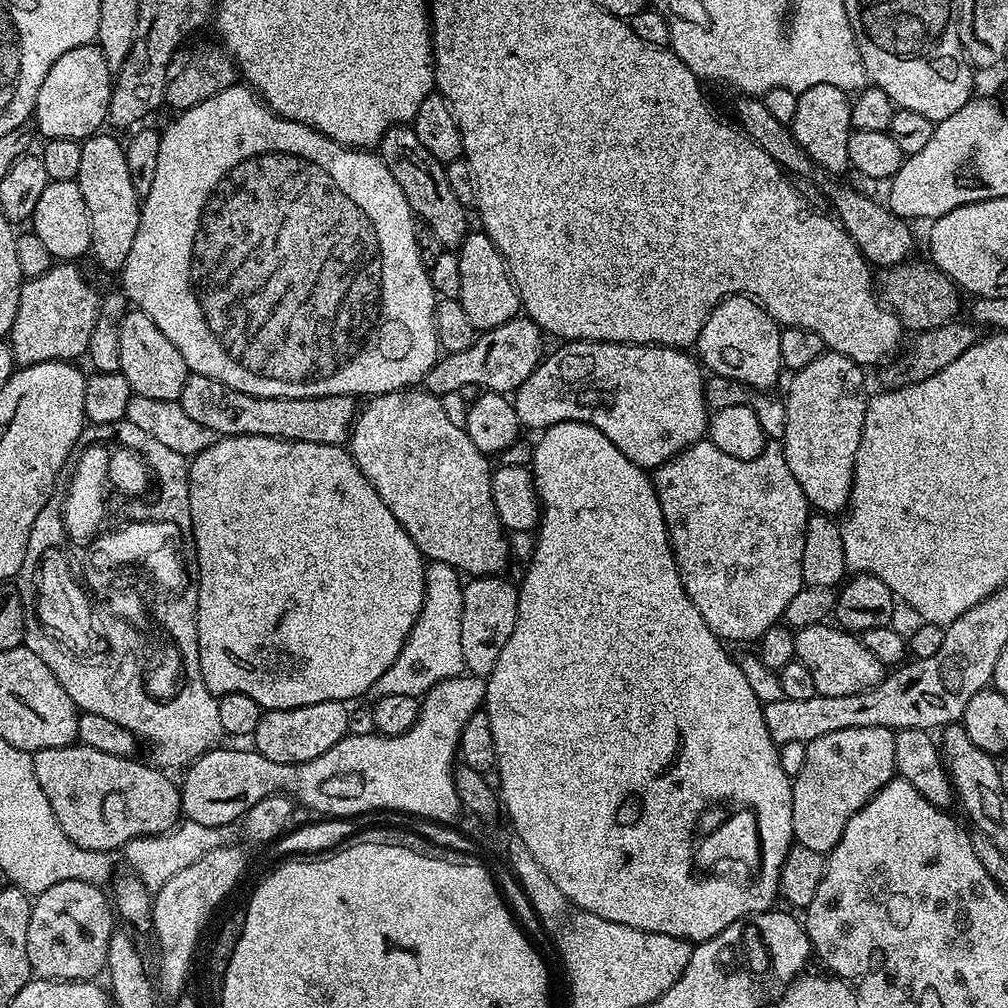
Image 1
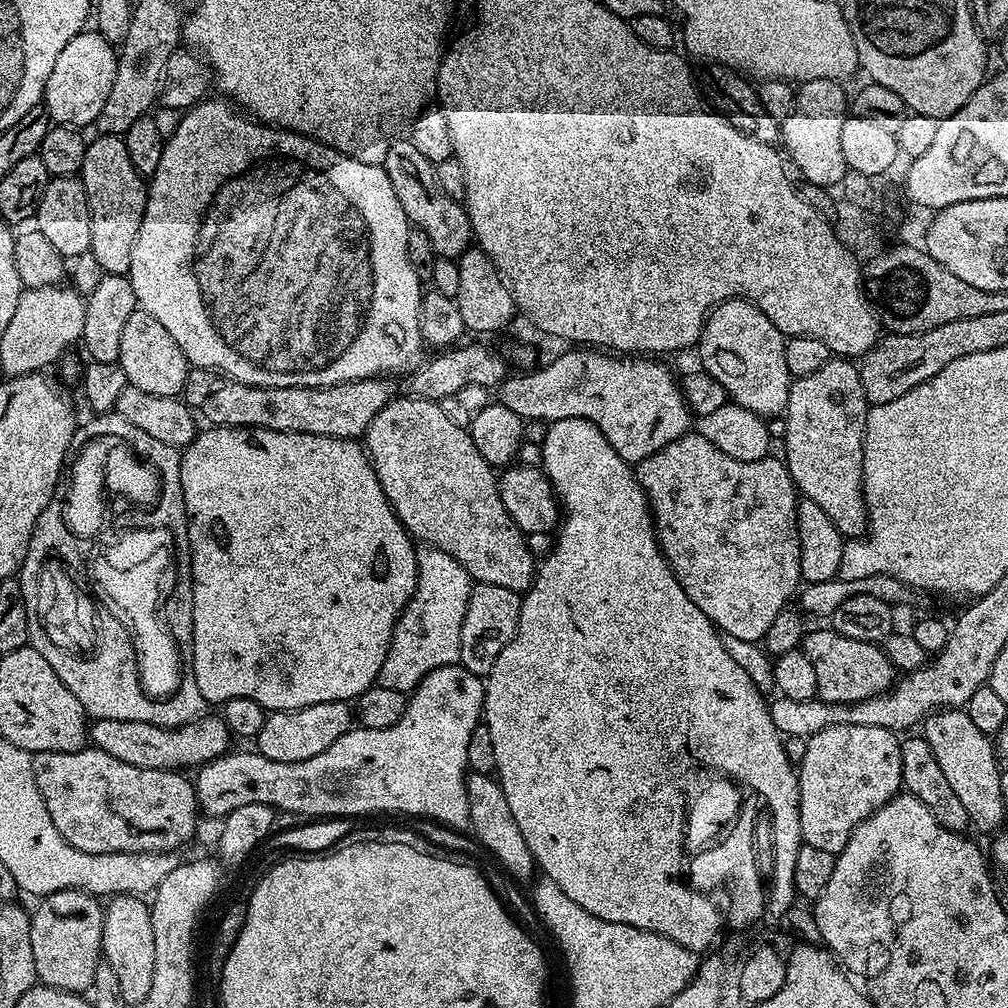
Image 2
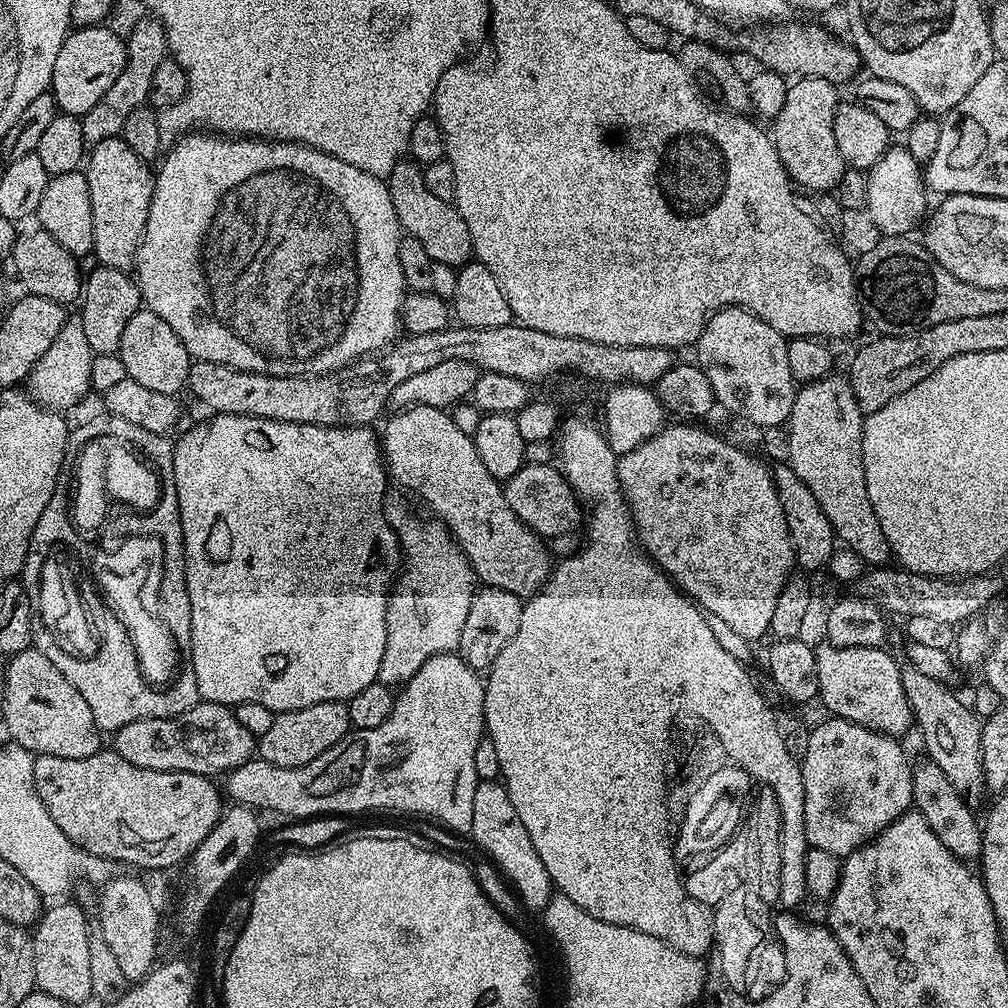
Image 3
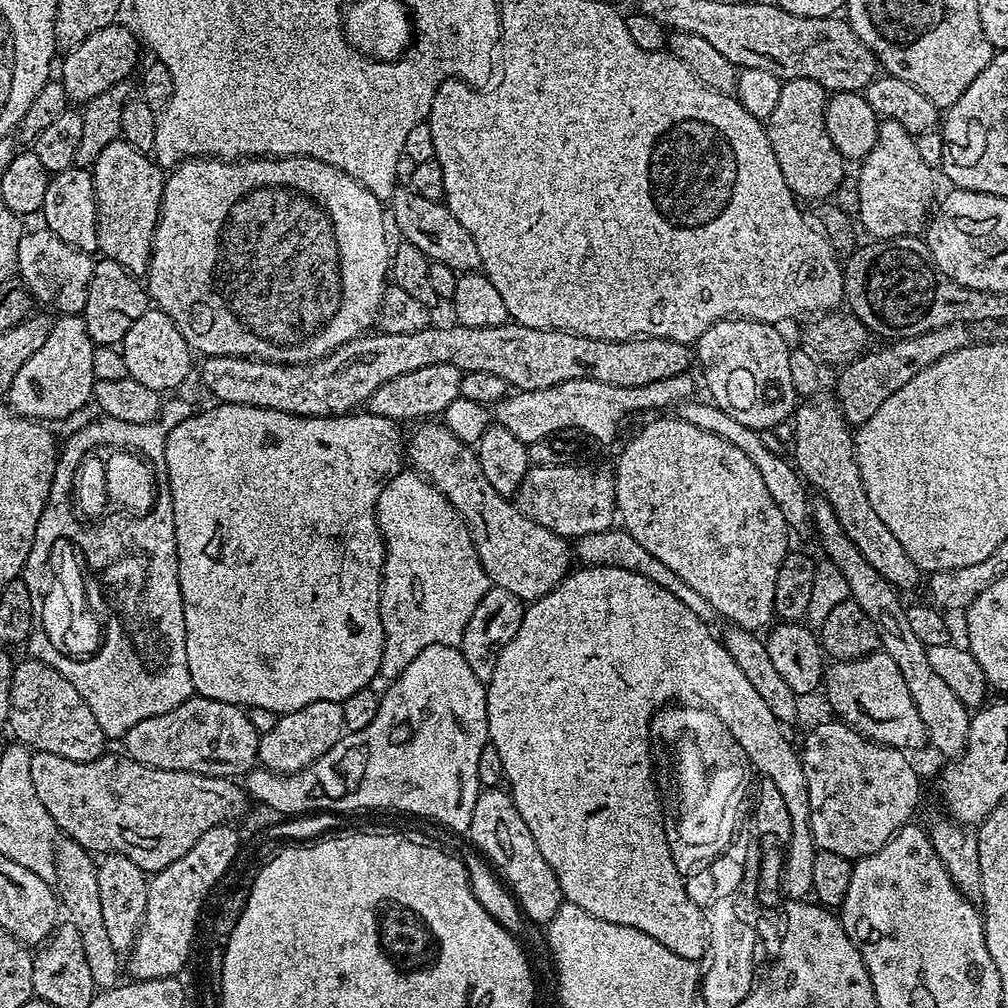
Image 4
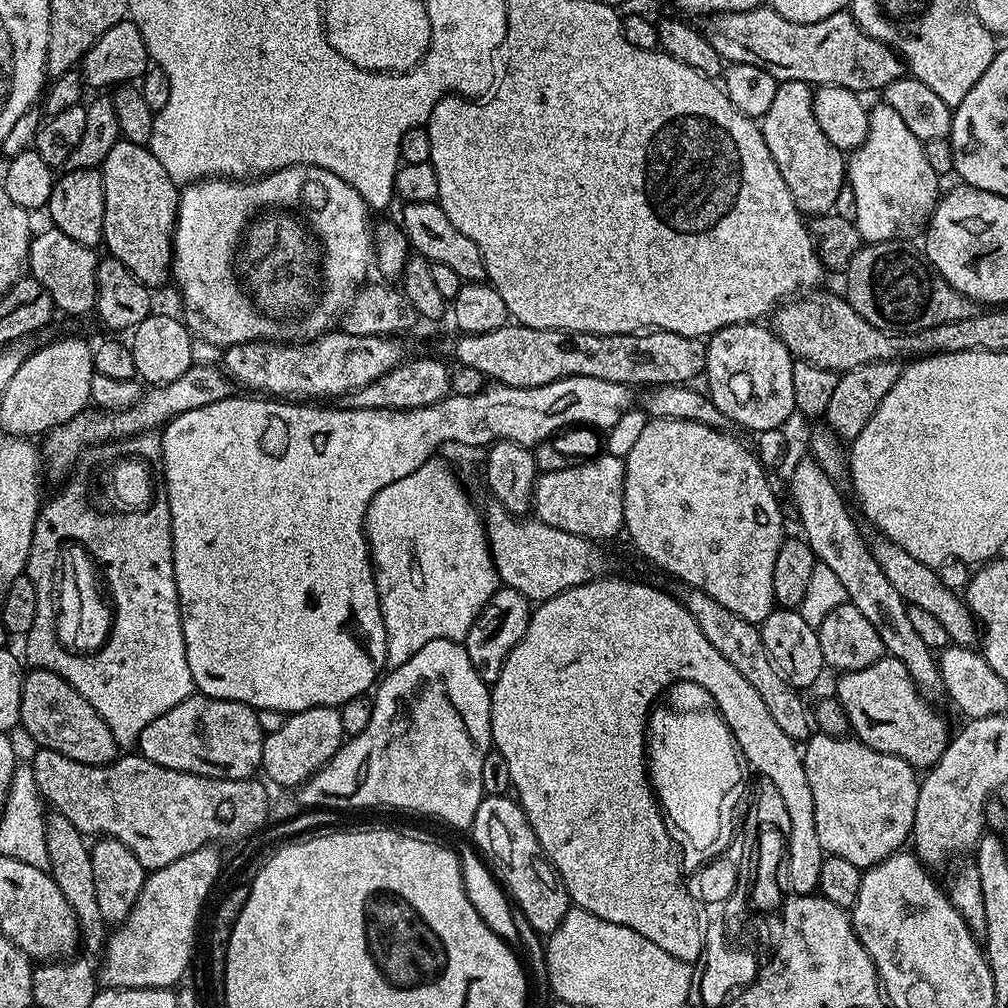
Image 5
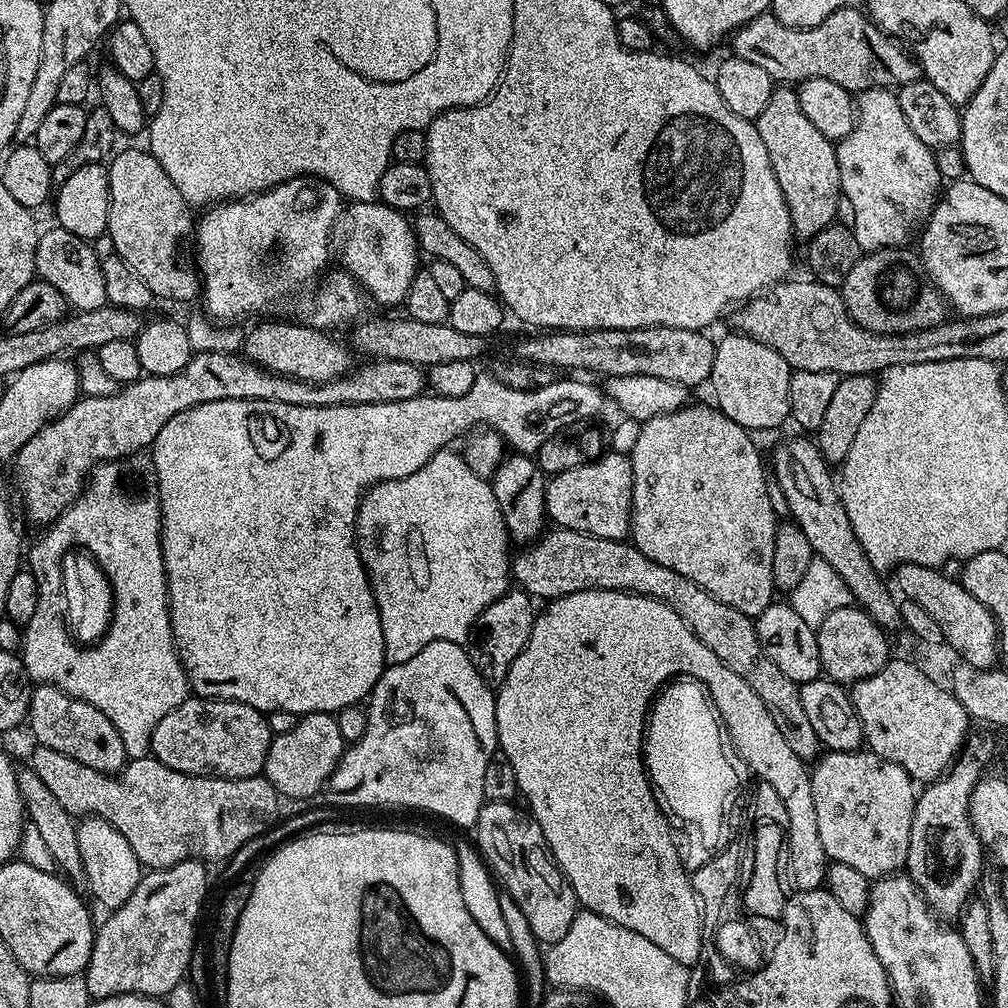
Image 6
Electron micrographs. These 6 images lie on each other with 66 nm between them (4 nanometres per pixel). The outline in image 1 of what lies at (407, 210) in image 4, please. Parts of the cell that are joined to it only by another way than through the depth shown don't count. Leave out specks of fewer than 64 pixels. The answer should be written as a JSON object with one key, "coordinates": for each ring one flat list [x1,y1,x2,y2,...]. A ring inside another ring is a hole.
{"coordinates":[[411,126,392,128,381,138,378,145,378,155,390,170,390,174,394,174,398,186,402,186,402,194,406,194,406,202,412,207,413,217,419,223,430,226,430,230,434,230,434,238,438,238,441,249,459,249,460,243,468,237,470,231,470,225,468,225,469,209,462,202,458,202,454,190,450,190,447,167,441,164,438,158,434,158,434,154,430,154,426,150,426,146,422,146,422,142,418,142,416,131]]}

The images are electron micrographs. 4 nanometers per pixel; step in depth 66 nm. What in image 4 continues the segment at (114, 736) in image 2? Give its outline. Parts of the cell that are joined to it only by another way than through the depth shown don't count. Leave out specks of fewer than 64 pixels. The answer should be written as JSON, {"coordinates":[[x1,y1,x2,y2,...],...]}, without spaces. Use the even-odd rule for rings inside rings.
{"coordinates":[[193,694,174,710,130,726,122,744,131,760,158,770,244,778,257,767,260,732,254,730,254,722,241,705]]}

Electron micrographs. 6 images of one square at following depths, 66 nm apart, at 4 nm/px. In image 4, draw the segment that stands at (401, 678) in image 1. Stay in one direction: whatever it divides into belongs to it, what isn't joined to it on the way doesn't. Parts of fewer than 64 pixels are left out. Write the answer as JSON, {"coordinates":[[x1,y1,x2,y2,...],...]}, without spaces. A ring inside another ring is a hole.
{"coordinates":[[401,470,389,482,386,490,382,490,382,494,378,498,376,517,378,518,380,532,384,535,385,551,384,577,380,583,380,617,382,618,382,630,384,631,384,649,382,650,379,675,381,677,385,676,385,681,391,682,402,674,402,670,406,670,406,666,410,666,410,662,414,662,414,658,418,658,418,654,422,654,422,650,426,650,426,646,441,644,442,646,457,647,460,645,462,634,466,630,466,622,470,622,470,614,474,614,474,609,478,606,478,602,482,602,482,594,488,592,490,581,486,570,482,568,482,562,478,558,478,550,474,546,472,535,466,526,466,522,460,516,460,511,427,478,421,476,419,472,415,470]]}

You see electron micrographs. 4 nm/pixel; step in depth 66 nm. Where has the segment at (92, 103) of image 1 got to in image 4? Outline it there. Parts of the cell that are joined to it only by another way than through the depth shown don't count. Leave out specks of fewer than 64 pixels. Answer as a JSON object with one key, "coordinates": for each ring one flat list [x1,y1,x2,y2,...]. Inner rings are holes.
{"coordinates":[[113,22,102,30,94,30,90,38,83,40,76,48,67,53,64,69,59,69,59,79,64,82,64,89,69,101,87,102,90,98,98,98,98,94,106,94,115,84,125,83,128,75,136,68,140,60,141,41,131,27,123,28,120,22]]}

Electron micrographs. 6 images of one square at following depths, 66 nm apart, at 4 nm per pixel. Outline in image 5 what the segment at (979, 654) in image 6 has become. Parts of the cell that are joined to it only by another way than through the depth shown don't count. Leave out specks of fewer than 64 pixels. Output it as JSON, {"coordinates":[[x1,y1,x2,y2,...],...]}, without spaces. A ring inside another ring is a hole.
{"coordinates":[[876,534,873,537,870,547,874,558,878,566,882,566,882,574,886,574,886,579,894,585,894,590,898,590,900,597,908,604,922,606,922,610,934,614,934,618,938,618,938,622,946,626,946,634,953,645,975,645,978,640,978,621,968,609,967,603,944,585,943,578,936,573,939,571,933,565,918,562,918,558,910,558,910,554,902,550,902,546,890,542,885,536]]}

